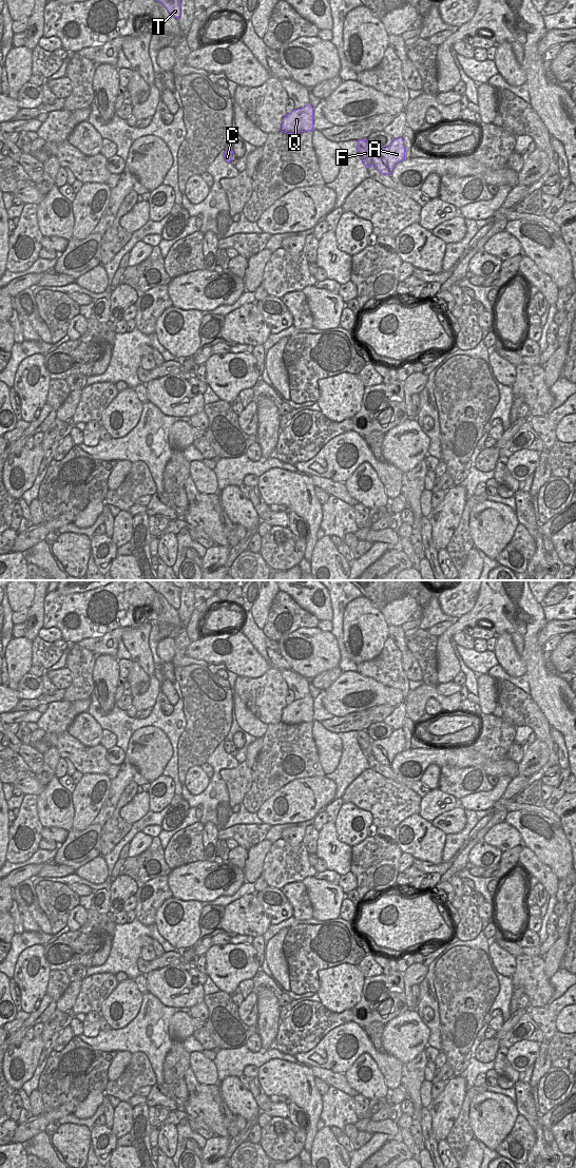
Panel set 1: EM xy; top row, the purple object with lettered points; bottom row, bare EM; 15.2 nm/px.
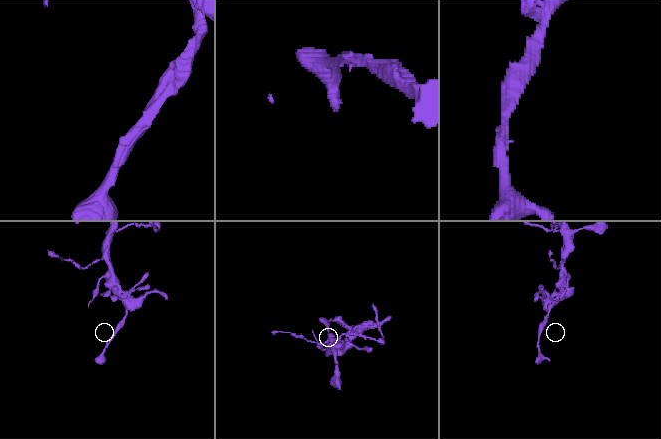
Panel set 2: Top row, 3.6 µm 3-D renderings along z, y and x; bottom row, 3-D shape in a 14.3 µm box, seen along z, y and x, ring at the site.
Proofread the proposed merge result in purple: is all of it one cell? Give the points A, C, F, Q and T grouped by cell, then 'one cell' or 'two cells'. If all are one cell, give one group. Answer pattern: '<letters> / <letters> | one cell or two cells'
A C Q T / F | two cells

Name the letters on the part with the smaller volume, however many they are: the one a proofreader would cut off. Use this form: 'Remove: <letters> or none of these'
Remove: F

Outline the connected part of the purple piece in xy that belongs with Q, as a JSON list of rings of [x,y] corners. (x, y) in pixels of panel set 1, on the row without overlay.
[[[308,694],[287,705],[283,710],[281,722],[287,725],[297,725],[313,721],[313,698]]]

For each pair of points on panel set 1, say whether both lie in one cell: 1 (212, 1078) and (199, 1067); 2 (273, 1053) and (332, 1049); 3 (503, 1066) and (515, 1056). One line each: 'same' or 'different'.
1: same
2: different
3: different

